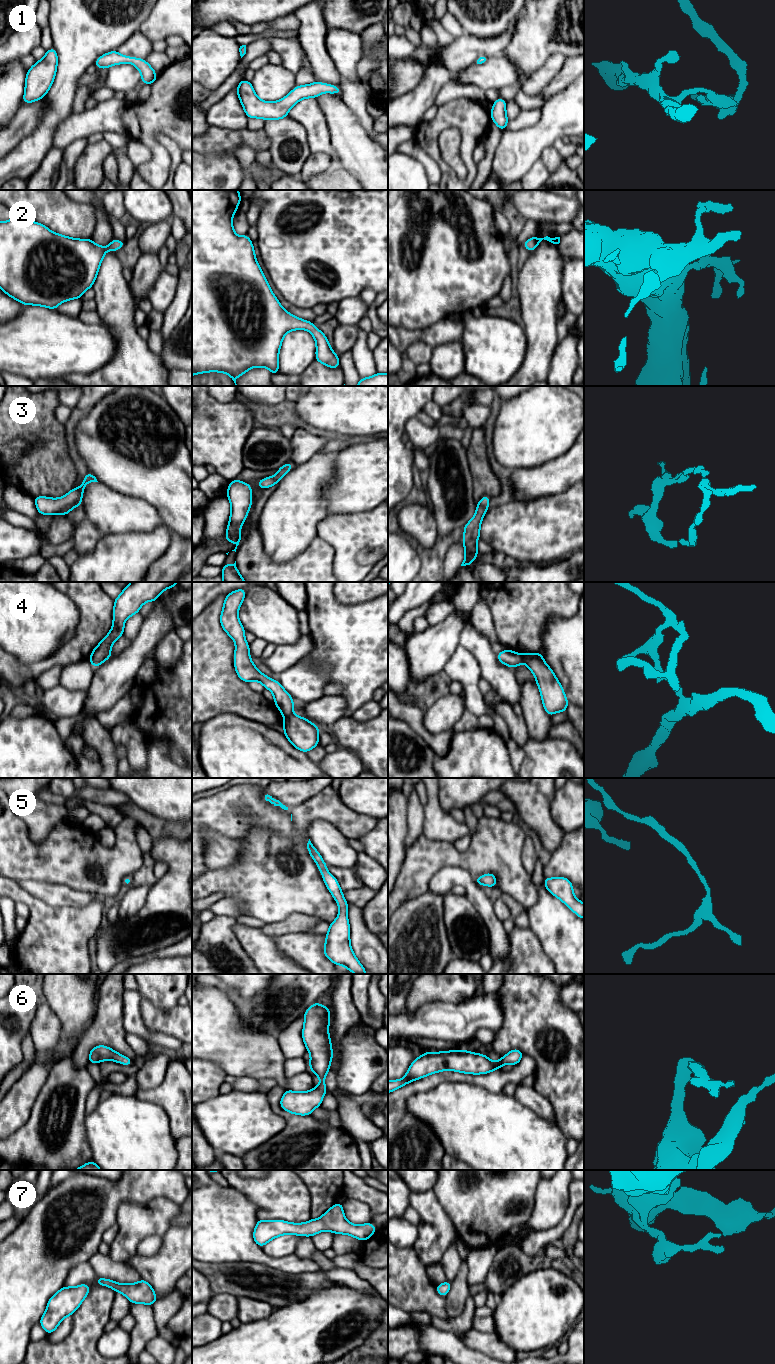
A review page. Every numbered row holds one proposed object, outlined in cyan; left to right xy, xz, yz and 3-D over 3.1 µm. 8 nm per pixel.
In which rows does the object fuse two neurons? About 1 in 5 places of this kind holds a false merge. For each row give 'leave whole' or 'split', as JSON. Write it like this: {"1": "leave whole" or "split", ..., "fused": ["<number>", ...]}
{"1": "leave whole", "2": "leave whole", "3": "leave whole", "4": "split", "5": "leave whole", "6": "leave whole", "7": "leave whole", "fused": ["4"]}

